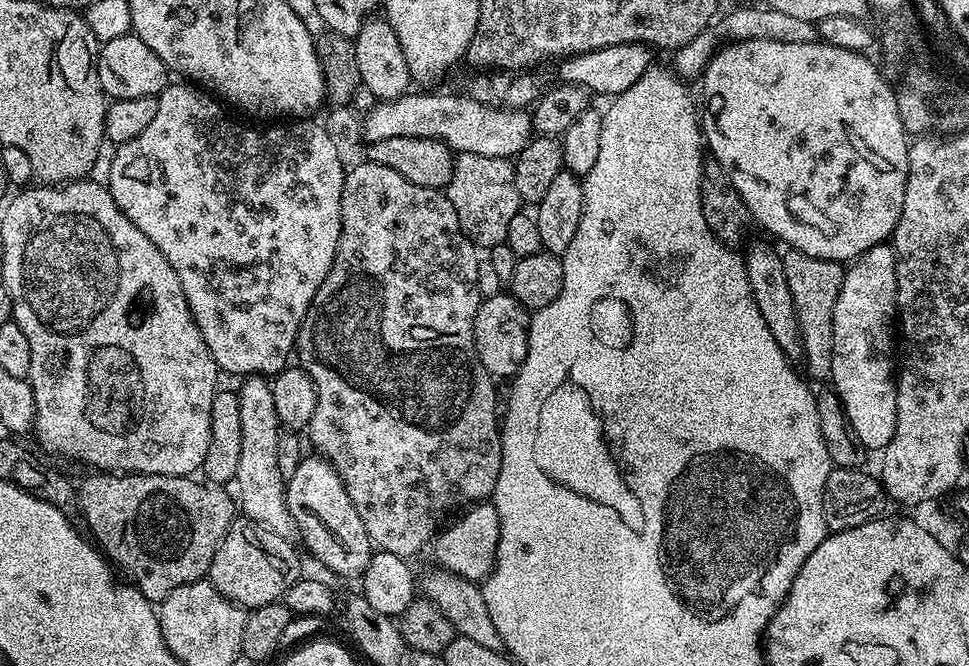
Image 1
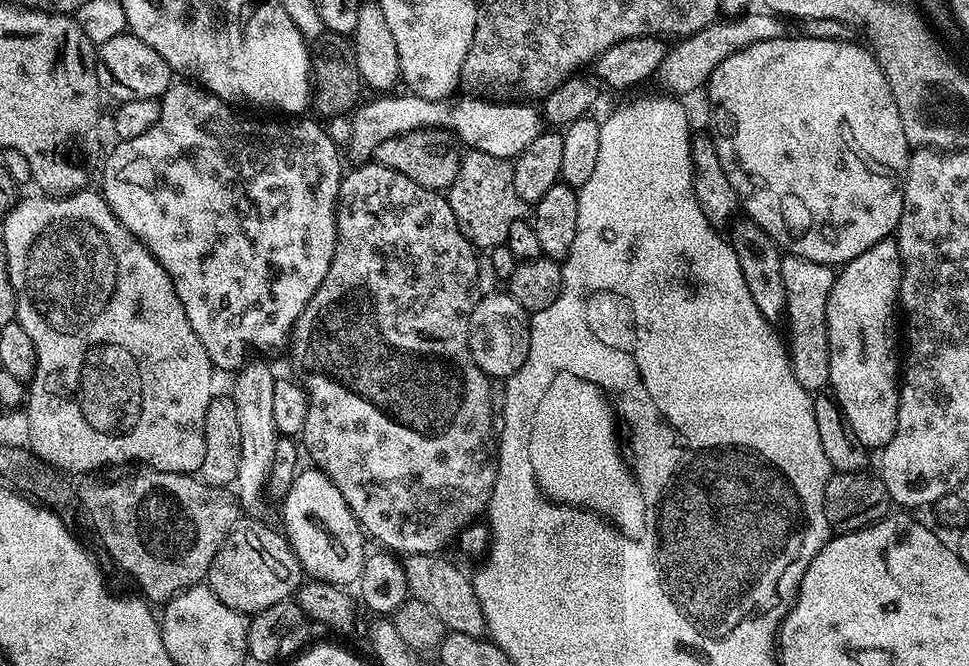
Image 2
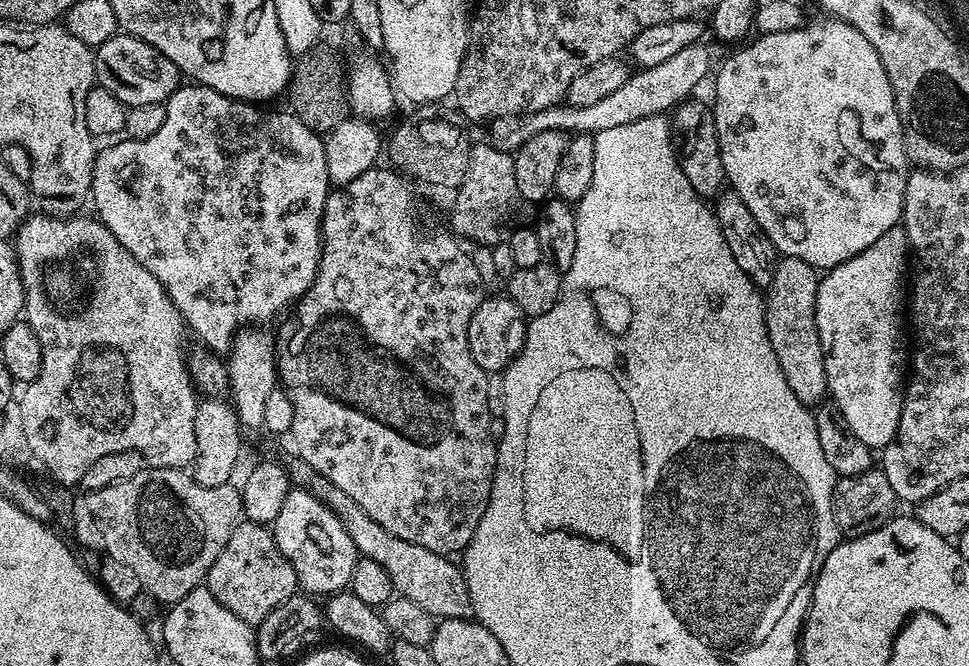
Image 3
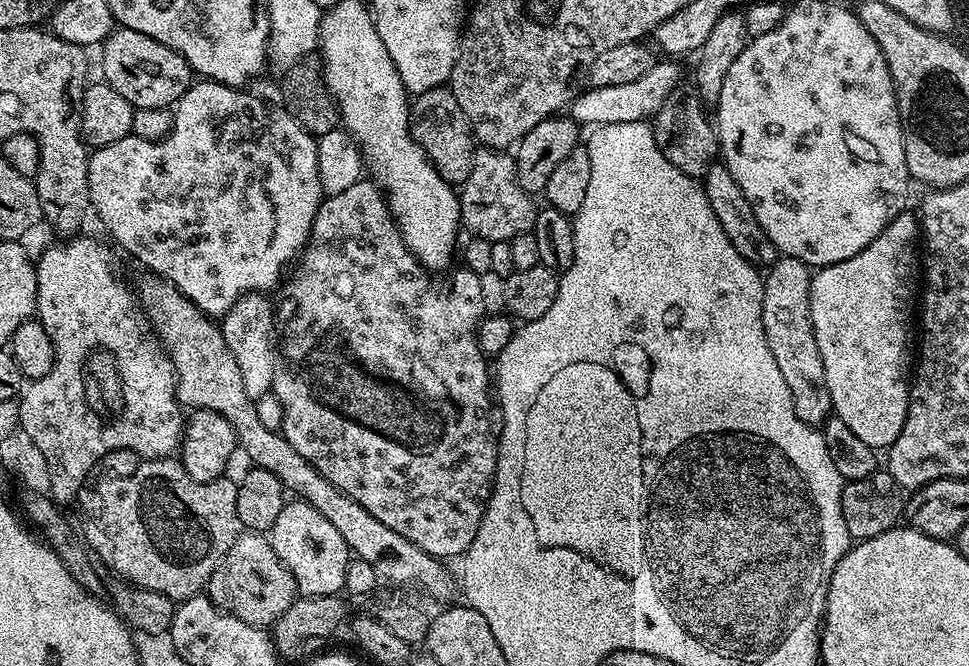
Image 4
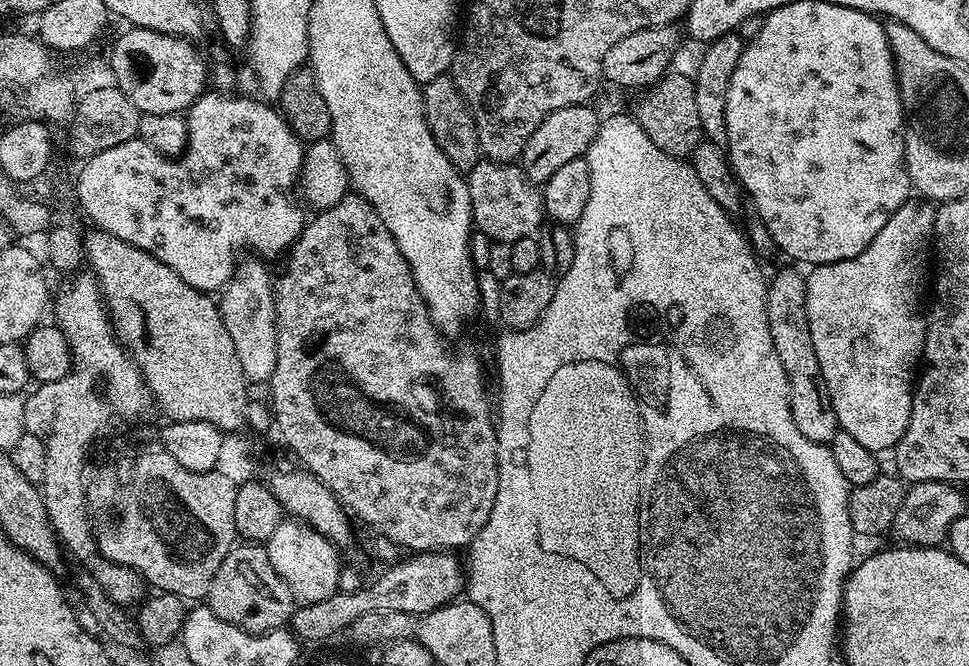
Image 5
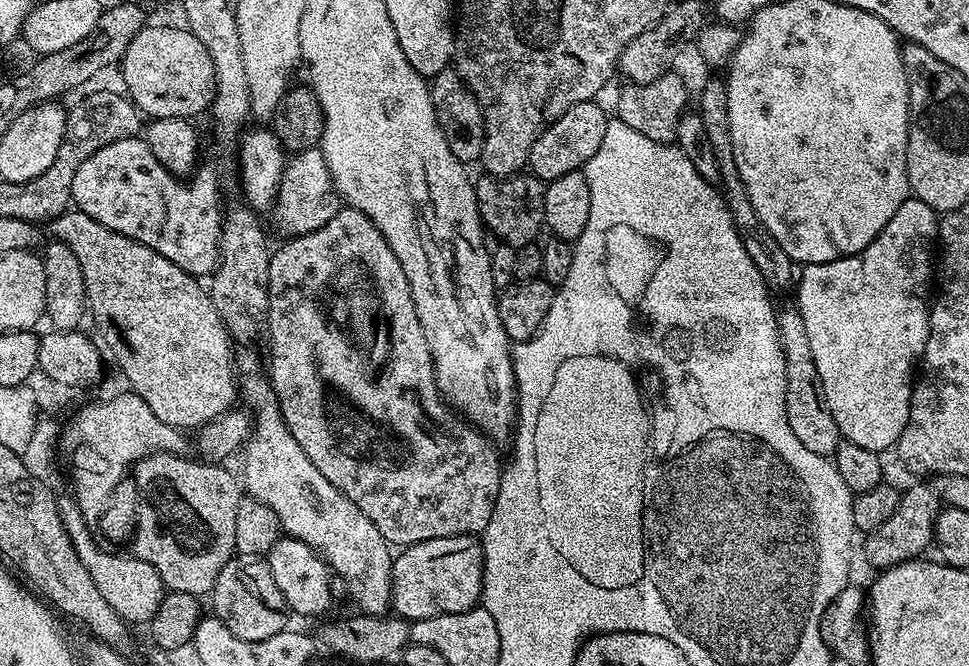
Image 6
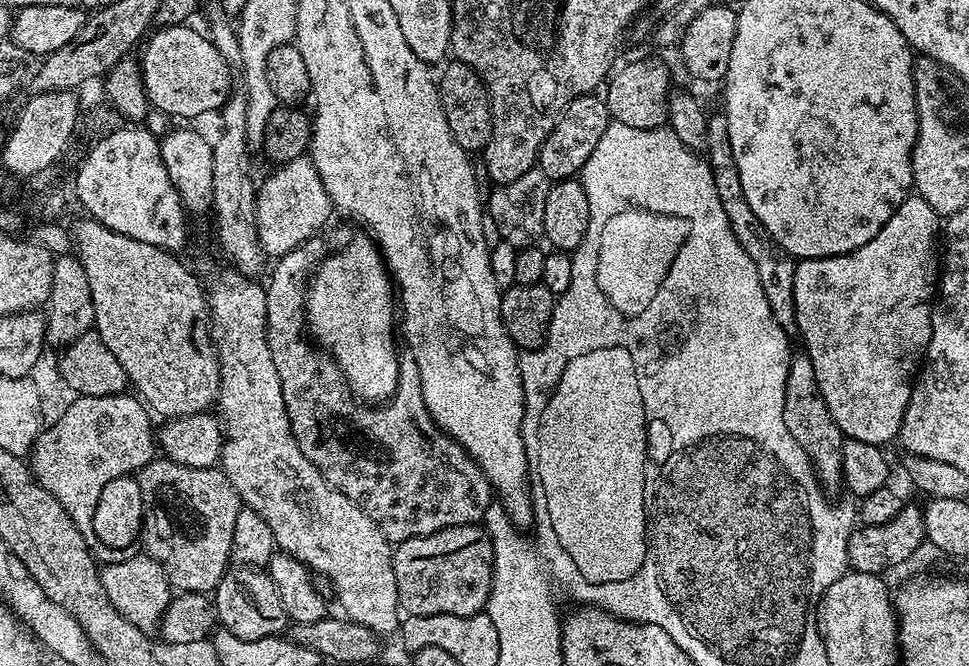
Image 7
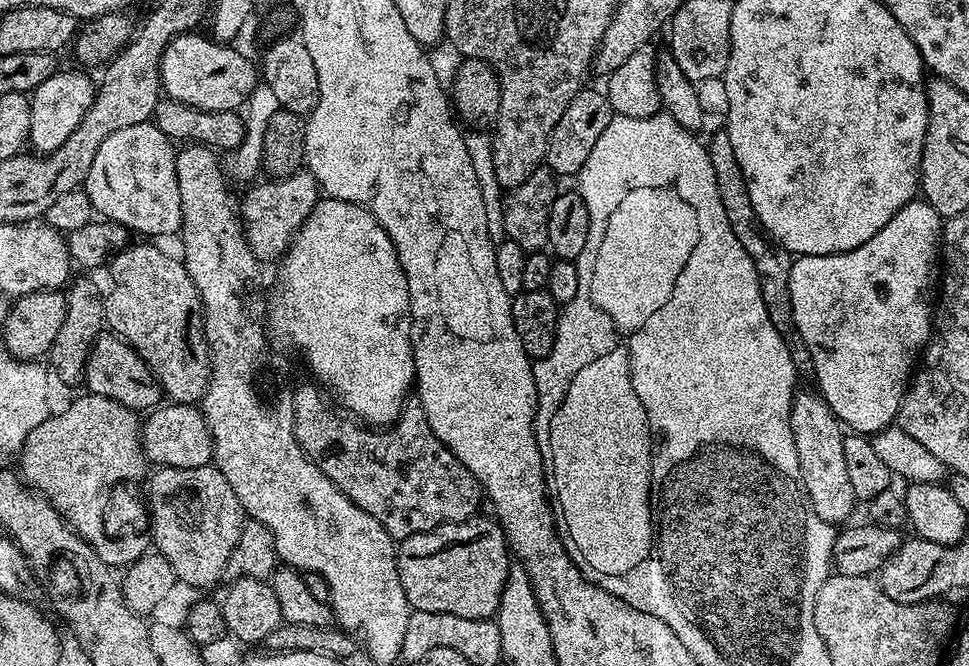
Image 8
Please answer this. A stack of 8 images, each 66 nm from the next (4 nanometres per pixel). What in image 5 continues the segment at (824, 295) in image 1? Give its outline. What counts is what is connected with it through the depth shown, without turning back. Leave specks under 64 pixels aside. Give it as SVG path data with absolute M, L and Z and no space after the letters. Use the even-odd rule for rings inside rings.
M784 268L768 280L766 318L770 322L770 338L774 338L778 362L782 362L782 370L786 370L788 375L788 397L794 426L798 426L810 442L831 445L838 425L826 382L822 378L822 366L818 366L818 354L814 354L814 338L810 338L810 322L806 318L806 276L803 271L800 273Z

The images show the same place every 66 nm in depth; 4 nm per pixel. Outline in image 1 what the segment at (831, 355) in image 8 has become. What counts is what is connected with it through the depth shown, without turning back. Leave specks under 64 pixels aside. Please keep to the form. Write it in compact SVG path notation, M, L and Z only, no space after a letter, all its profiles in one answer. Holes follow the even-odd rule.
M885 242L874 246L870 250L866 250L857 256L855 260L847 265L844 281L838 290L838 298L834 302L834 334L832 335L832 375L830 384L834 391L838 394L838 398L842 402L842 406L846 410L846 418L850 418L850 426L854 426L854 434L858 434L858 438L862 442L862 446L869 450L882 450L890 442L890 438L894 438L894 426L898 422L898 402L896 401L896 377L898 375L898 364L892 360L892 332L894 336L894 325L898 320L896 311L896 291L898 290L898 274L896 273L896 252L893 250L891 243Z

